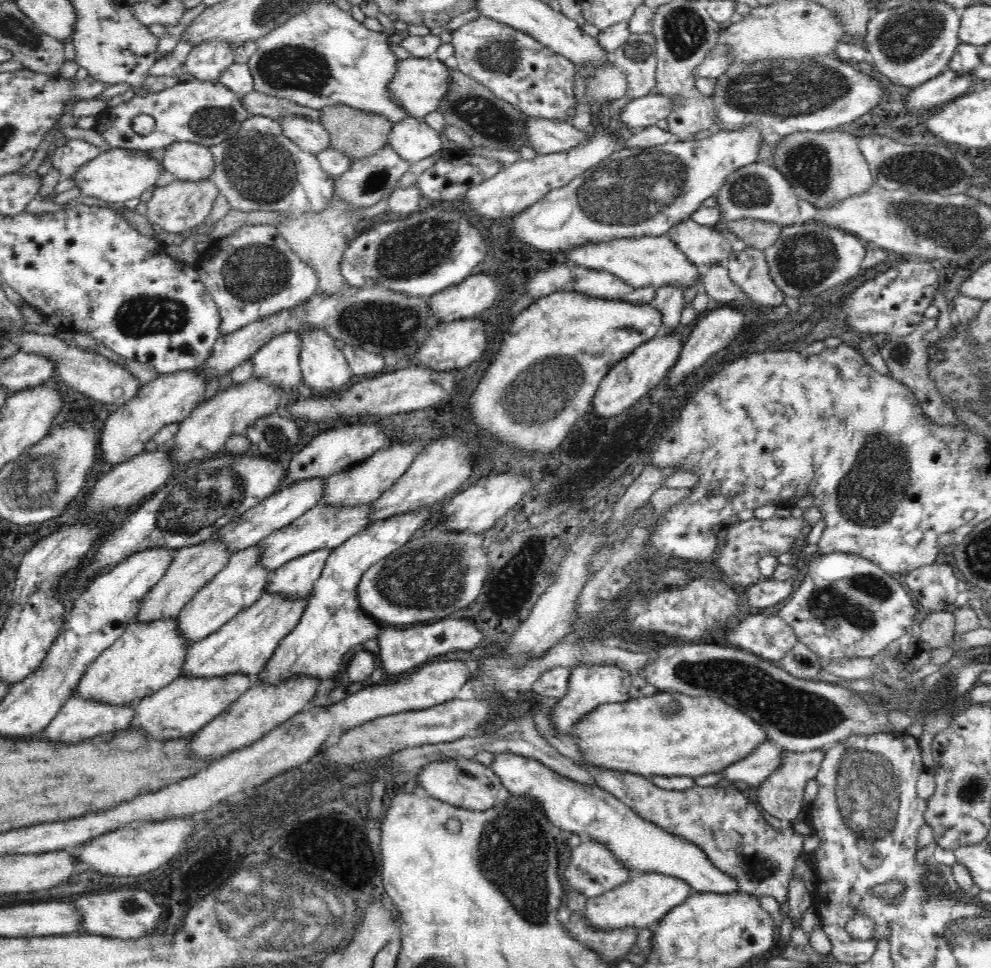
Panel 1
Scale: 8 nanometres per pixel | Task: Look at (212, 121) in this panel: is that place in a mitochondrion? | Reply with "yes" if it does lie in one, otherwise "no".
yes

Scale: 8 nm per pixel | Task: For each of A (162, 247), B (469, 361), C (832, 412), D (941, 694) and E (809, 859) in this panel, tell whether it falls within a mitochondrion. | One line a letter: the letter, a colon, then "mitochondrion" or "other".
A: other
B: other
C: mitochondrion
D: mitochondrion
E: other

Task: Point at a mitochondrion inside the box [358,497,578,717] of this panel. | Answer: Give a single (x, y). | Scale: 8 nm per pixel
(432, 577)

